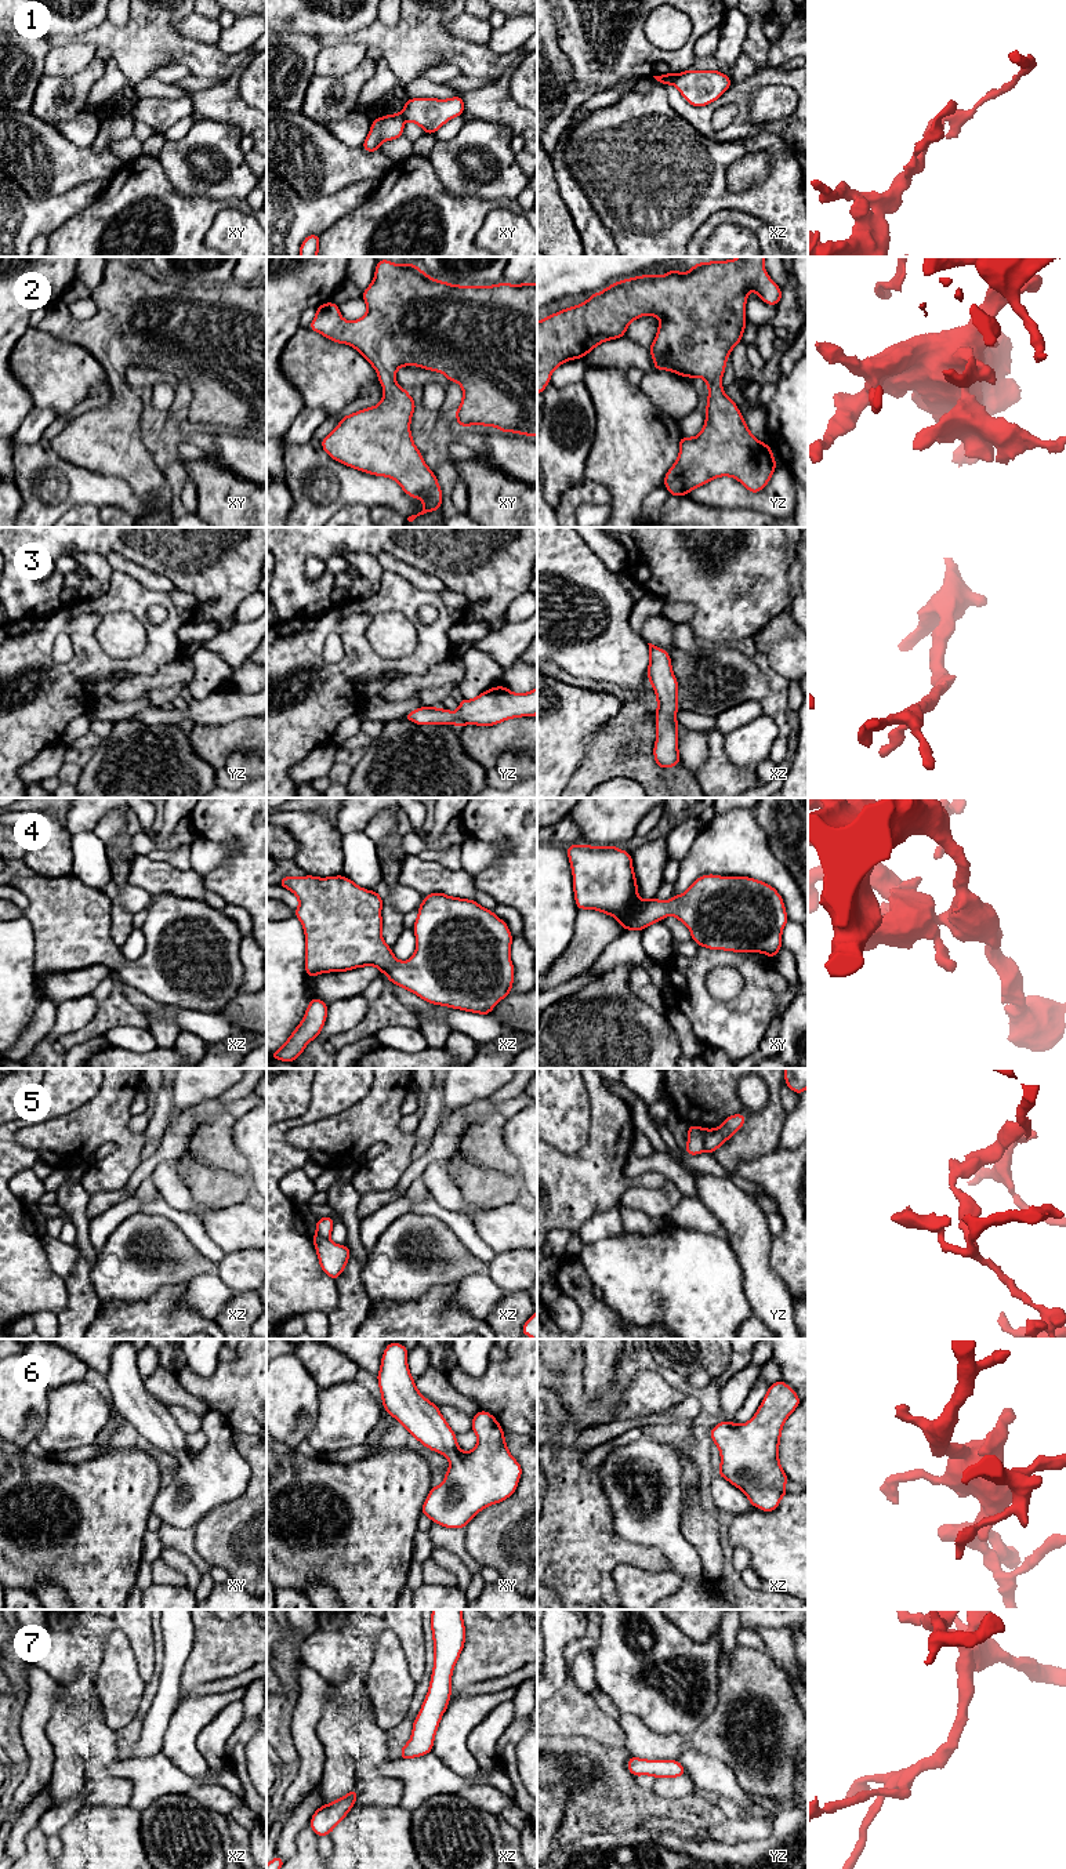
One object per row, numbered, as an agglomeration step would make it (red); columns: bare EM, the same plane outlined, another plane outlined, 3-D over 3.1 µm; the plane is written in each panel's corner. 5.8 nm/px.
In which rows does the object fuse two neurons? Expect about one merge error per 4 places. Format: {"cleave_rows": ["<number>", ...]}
{"cleave_rows": ["1", "5"]}

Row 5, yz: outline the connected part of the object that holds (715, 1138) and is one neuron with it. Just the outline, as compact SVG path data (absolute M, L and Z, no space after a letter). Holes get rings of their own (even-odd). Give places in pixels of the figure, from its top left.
M739 1113L728 1117L719 1128L707 1129L704 1135L704 1151L713 1154L744 1125L746 1119L747 1117Z

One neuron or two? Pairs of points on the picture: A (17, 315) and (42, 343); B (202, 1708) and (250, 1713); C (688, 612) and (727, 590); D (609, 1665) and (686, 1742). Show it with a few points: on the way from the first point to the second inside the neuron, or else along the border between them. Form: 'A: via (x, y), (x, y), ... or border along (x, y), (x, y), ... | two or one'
A: border along (28, 326), (14, 347) | two
B: border along (247, 1690), (242, 1699) | two
C: border along (664, 602), (689, 603), (695, 614) | two
D: border along (706, 1717), (689, 1733), (653, 1733), (645, 1724) | two

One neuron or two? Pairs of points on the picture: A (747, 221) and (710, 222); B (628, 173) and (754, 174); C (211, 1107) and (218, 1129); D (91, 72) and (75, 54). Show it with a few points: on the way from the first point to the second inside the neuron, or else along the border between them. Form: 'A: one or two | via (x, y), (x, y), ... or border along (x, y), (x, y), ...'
A: one | via (738, 217), (720, 217)
B: two | border along (750, 152), (728, 169), (727, 187), (732, 192)
C: two | border along (235, 1117), (227, 1113), (216, 1113), (199, 1125)
D: two | border along (95, 58), (73, 73), (54, 75)

